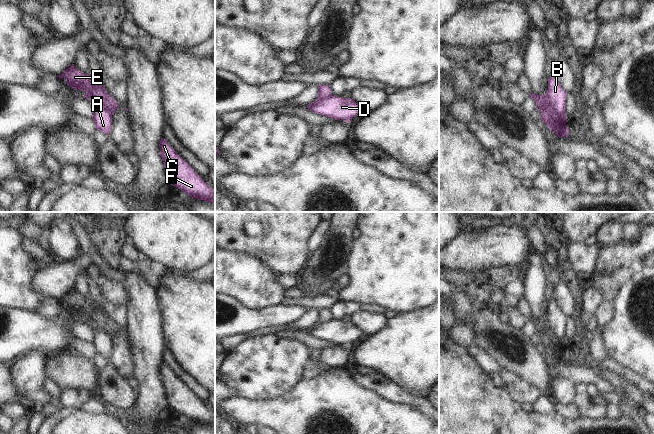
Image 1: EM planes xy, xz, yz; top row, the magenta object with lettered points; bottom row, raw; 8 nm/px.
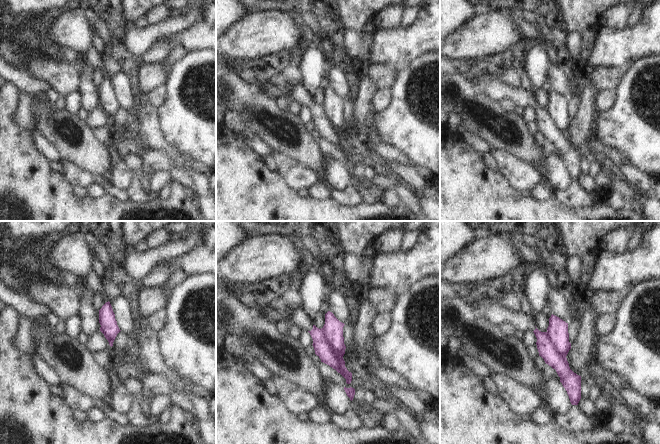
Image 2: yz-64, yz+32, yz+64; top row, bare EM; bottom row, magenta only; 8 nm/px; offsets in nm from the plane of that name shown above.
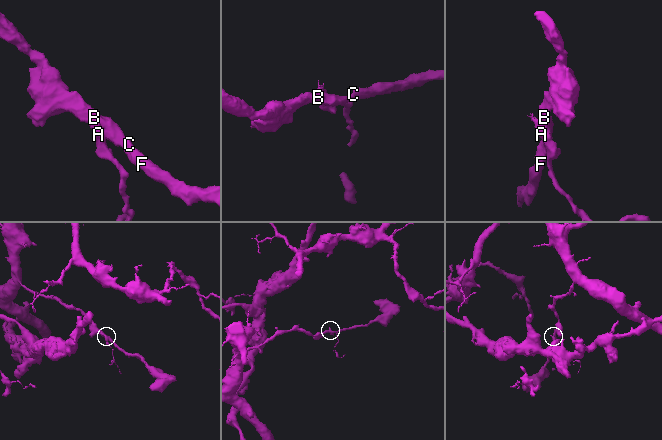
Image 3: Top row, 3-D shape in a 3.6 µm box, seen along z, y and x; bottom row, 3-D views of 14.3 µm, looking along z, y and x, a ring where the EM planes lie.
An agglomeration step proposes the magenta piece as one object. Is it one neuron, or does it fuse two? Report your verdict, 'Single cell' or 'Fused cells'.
Fused cells.

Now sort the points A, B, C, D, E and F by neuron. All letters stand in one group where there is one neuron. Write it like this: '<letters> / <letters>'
A / B C D E F

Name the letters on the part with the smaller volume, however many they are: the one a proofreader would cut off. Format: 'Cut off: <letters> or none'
Cut off: A

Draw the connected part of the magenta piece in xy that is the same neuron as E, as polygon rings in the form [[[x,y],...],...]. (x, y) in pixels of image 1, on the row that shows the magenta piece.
[[[74,64],[58,75],[58,78],[64,78],[71,88],[85,92],[83,98],[91,101],[94,108],[101,104],[111,115],[119,108],[117,101],[106,91],[102,82],[82,73]]]

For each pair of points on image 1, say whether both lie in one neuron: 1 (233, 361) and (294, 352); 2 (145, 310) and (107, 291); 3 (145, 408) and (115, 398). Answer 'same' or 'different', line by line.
1: same
2: different
3: different

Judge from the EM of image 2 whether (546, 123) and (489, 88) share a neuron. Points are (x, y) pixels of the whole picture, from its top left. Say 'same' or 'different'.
same

